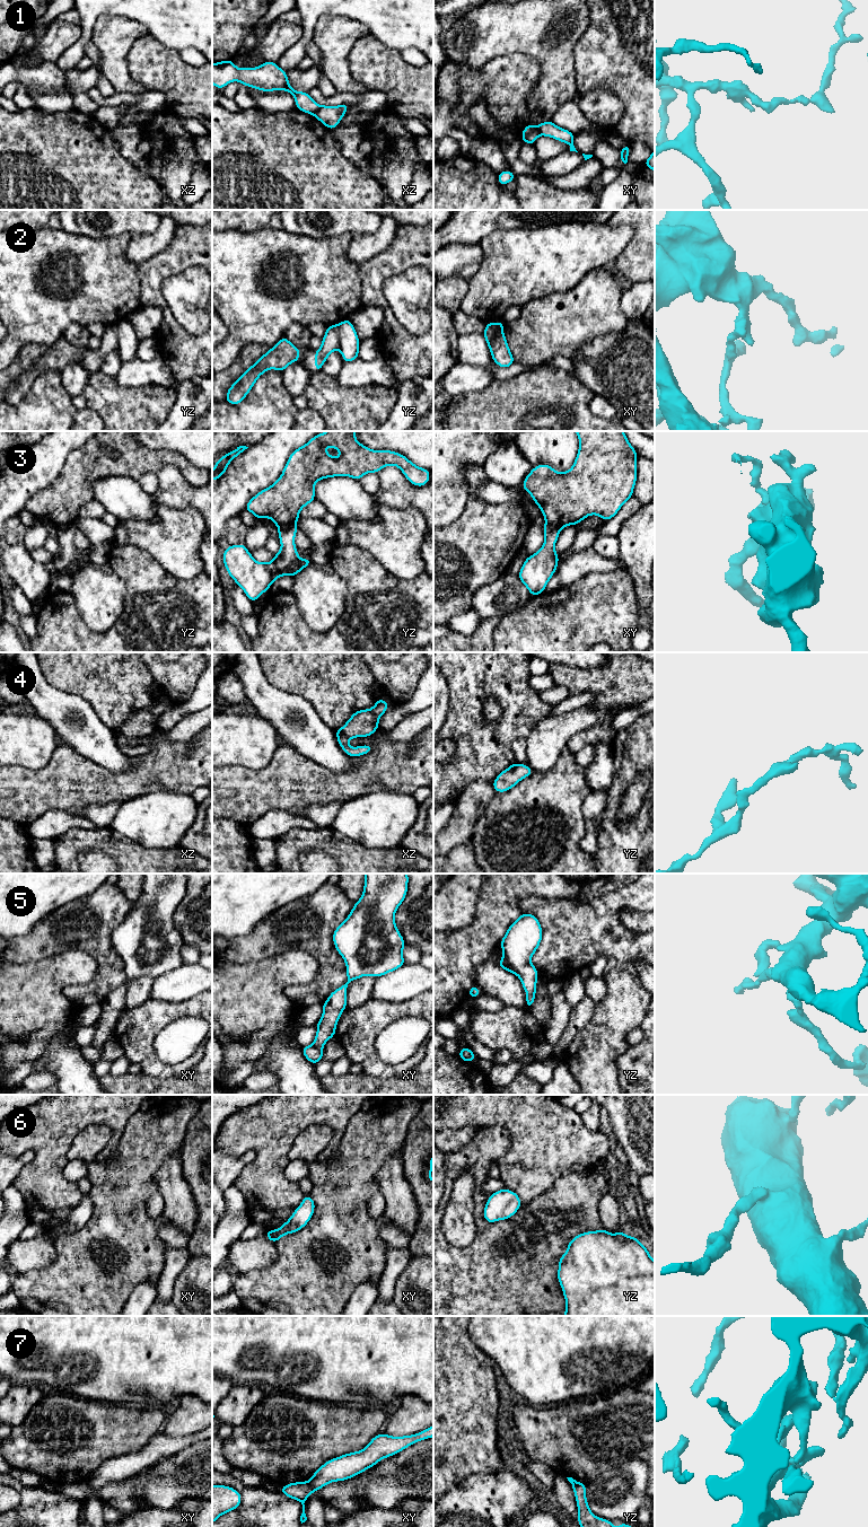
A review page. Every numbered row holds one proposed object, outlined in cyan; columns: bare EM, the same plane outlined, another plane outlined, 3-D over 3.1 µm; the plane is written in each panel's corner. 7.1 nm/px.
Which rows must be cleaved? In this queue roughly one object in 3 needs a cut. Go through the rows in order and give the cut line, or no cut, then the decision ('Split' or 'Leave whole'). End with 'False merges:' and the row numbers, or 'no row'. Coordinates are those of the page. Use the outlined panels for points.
1: Split along xz (321, 106), (314, 114). Split
2: Split along yz (338, 324), (340, 348). Split
3: Split along yz (295, 523), (288, 523), (279, 527). Split
4: No split. Leave whole
5: No split. Leave whole
6: No split. Leave whole
7: Split along xy (307, 1482), (314, 1490). Split
False merges: 1, 2, 3, 7

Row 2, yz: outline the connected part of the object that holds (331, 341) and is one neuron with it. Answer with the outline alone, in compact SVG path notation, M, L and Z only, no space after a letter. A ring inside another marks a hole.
M339 324L326 327L322 345L315 351L315 371L321 371L327 357L335 350L340 350Z

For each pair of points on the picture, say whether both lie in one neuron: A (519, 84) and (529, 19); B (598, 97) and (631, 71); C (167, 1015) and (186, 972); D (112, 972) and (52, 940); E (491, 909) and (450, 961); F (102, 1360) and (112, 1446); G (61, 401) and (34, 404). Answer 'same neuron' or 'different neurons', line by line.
A: different neurons
B: different neurons
C: different neurons
D: same neuron
E: same neuron
F: different neurons
G: same neuron

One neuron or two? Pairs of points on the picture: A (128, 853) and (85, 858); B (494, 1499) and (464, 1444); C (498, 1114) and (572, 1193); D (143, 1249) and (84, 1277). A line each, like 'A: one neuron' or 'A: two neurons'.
A: two neurons
B: two neurons
C: two neurons
D: one neuron

